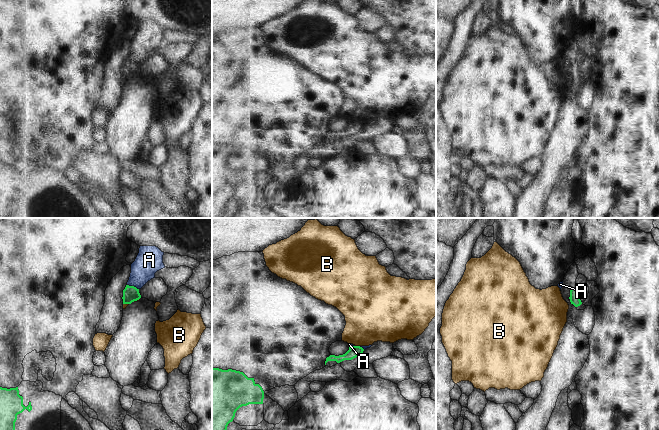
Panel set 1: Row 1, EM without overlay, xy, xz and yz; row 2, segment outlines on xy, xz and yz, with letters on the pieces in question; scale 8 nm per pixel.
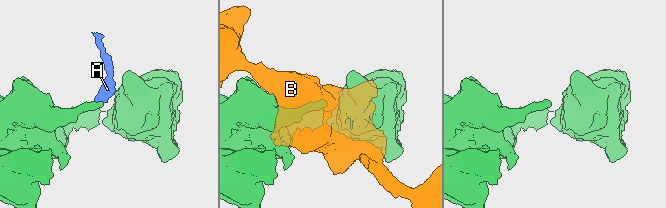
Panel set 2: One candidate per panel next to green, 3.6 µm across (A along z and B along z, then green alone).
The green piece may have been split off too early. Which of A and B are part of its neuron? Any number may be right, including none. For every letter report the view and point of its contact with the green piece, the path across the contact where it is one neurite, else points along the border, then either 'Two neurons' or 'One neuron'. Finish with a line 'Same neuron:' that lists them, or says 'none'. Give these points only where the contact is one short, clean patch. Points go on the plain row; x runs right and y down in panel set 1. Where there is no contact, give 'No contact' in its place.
A: Touches green at xy (133, 62). Boundary: xy (127, 60), (133, 61), (138, 65). Two neurons
B: Touches green at xz (357, 122). Boundary: xz (355, 121), (359, 122). Two neurons
Same neuron: none

